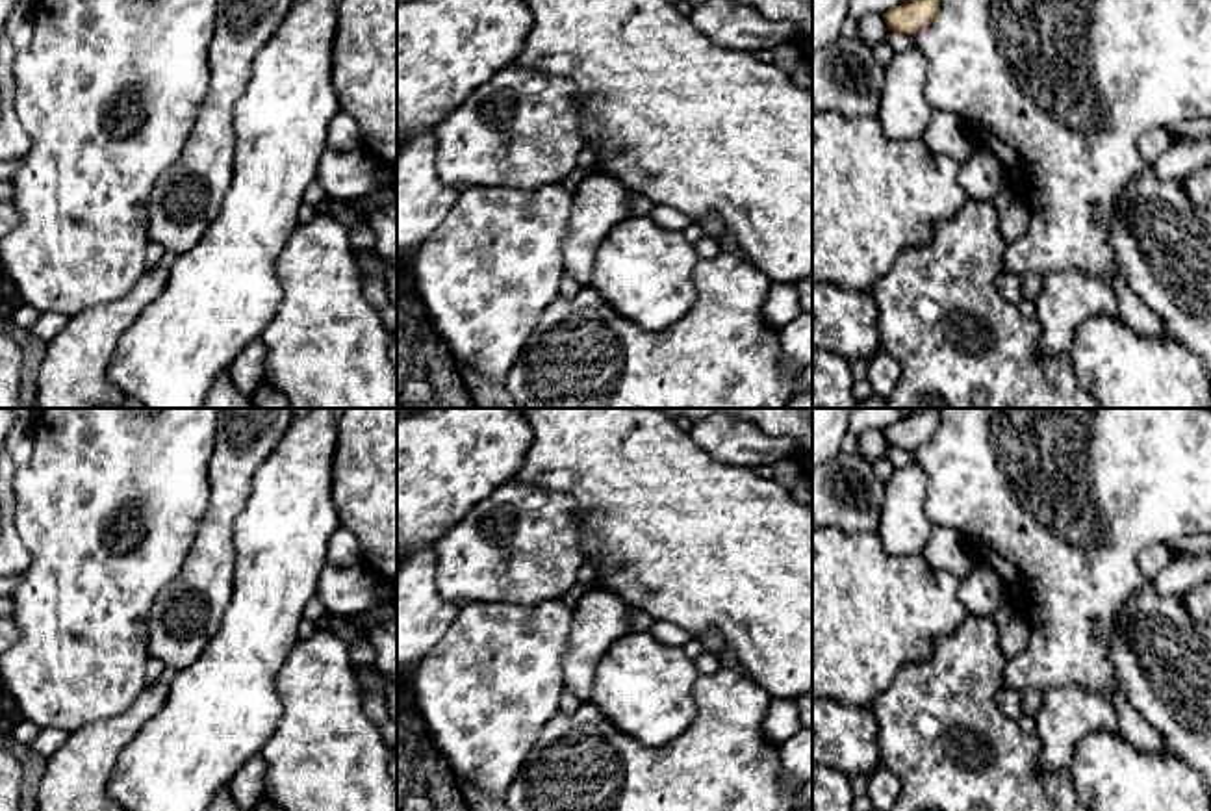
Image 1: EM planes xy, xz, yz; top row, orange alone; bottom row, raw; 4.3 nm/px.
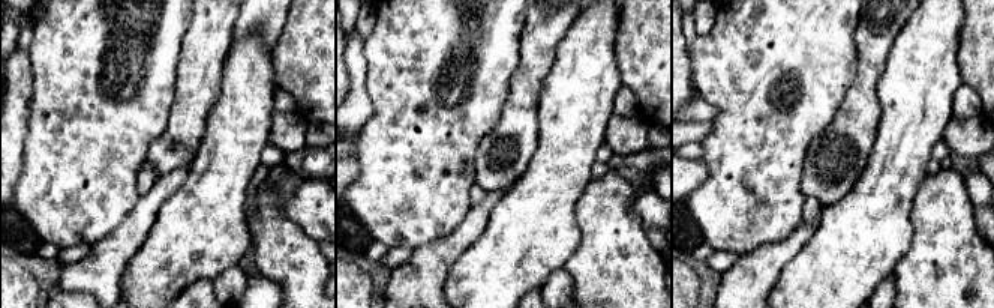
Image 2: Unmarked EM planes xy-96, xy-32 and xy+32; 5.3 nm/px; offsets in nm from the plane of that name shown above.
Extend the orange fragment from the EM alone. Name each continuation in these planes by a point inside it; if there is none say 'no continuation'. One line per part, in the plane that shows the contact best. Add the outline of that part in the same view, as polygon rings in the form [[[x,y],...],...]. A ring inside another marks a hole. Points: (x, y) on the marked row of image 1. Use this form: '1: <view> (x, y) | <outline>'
1: xy (154, 253) | [[[154,243],[147,245],[147,269],[152,269],[163,258],[165,249]]]

